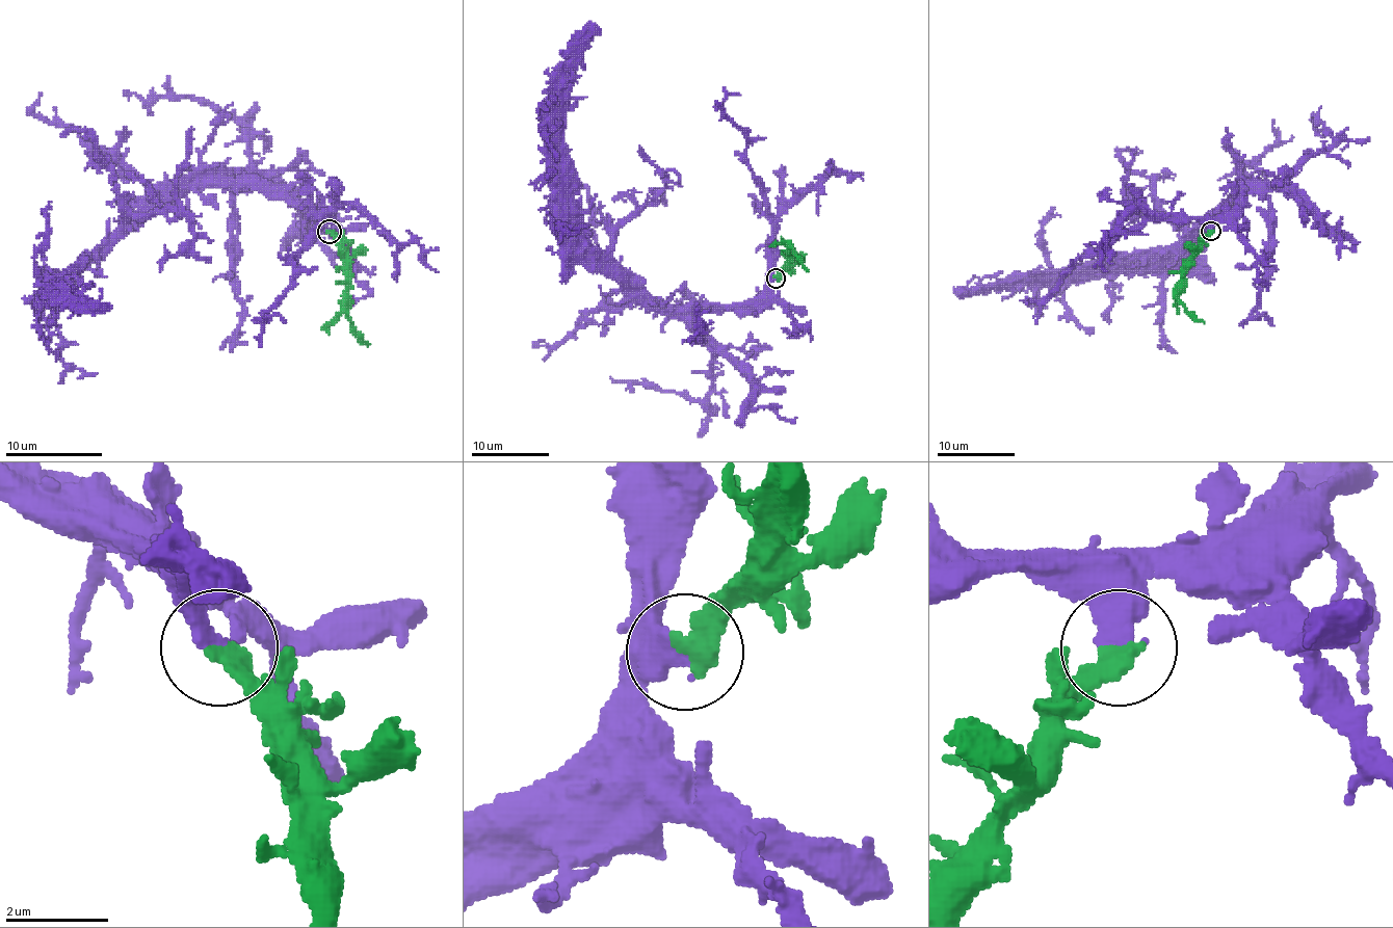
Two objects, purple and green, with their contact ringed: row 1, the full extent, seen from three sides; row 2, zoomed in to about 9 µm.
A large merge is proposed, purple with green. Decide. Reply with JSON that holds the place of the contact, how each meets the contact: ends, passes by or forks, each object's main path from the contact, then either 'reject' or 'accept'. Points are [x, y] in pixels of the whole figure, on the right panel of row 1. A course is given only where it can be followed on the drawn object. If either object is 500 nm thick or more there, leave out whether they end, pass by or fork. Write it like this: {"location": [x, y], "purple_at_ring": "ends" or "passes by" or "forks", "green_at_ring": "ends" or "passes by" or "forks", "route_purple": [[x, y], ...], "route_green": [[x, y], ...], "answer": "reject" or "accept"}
{"location": [1210, 231], "purple_at_ring": "ends", "green_at_ring": "ends", "route_purple": [[1210, 230], [1237, 205], [1241, 193], [1173, 245], [1141, 249], [1099, 269], [1029, 271], [955, 294]], "route_green": [[1210, 230], [1200, 249], [1181, 271], [1179, 300], [1204, 321]], "answer": "accept"}

